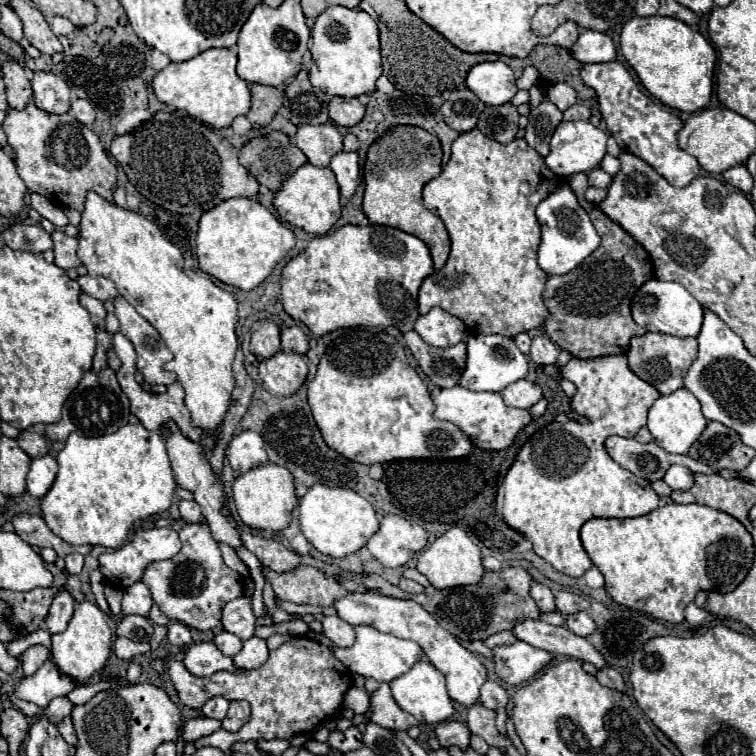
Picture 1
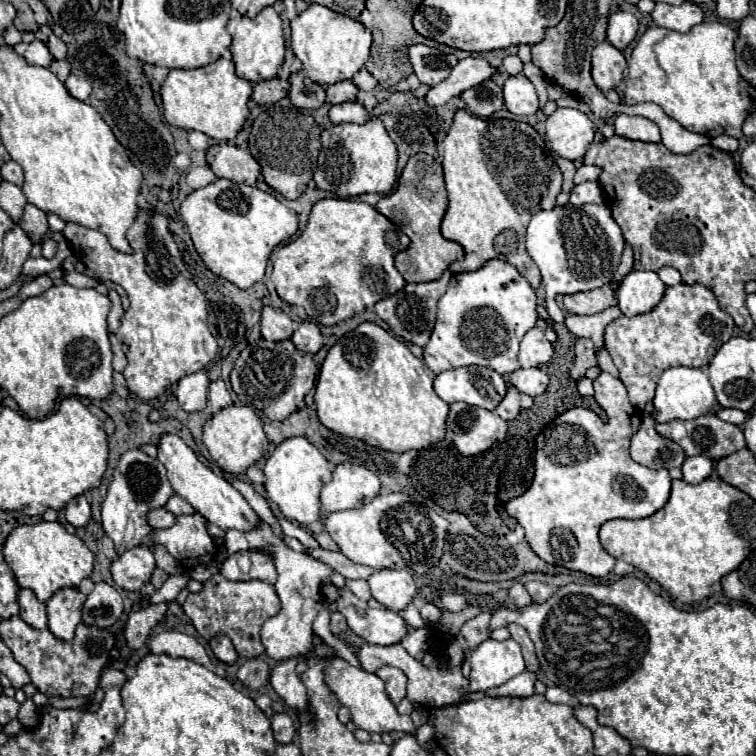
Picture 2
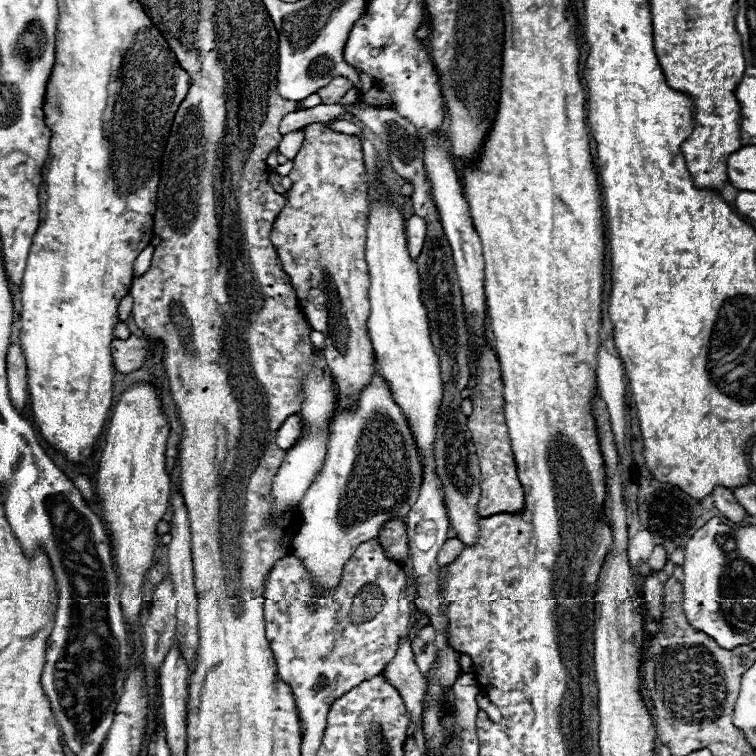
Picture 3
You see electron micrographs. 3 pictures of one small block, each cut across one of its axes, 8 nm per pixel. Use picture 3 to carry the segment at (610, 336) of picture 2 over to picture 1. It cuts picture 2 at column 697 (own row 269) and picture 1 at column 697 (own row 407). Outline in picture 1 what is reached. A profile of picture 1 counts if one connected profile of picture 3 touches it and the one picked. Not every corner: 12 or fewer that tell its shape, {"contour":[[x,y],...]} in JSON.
{"contour":[[632,338],[630,370],[660,394],[684,386],[696,338]]}

